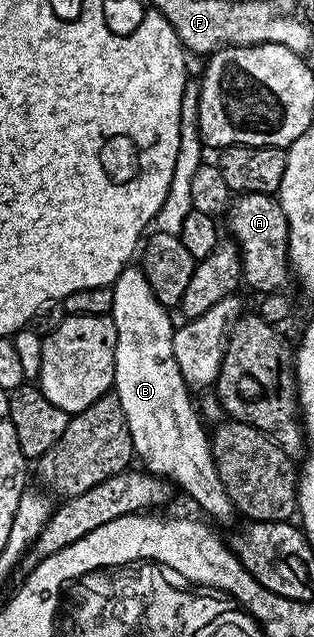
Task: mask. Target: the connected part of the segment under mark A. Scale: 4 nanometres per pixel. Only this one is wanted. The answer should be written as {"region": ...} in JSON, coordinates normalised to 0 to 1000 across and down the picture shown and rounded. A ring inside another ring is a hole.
{"region":[[[764,303],[736,317],[717,336],[732,370],[761,386],[774,414],[774,447],[815,454],[825,463],[876,463],[930,440],[927,418],[914,414],[911,385],[920,381],[920,350],[895,331],[885,308],[857,303]]]}

